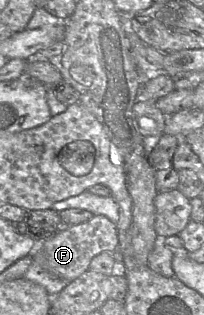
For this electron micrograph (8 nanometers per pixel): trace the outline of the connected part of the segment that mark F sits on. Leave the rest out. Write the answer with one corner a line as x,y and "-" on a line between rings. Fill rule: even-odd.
94,215
87,222
62,227
55,235
38,244
33,261
40,264
51,275
72,282
89,270
92,259
102,252
118,250
119,241
116,224
103,215

